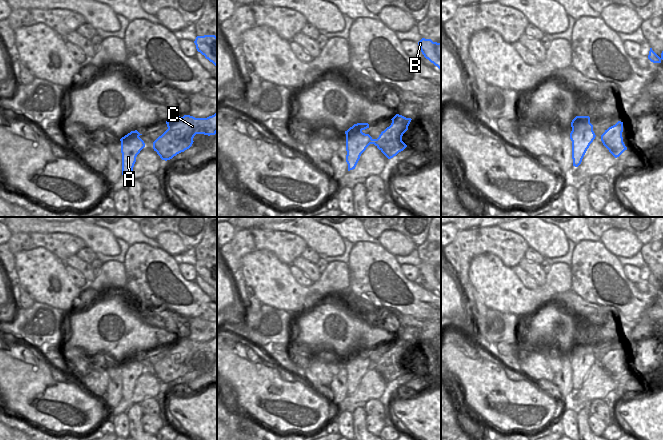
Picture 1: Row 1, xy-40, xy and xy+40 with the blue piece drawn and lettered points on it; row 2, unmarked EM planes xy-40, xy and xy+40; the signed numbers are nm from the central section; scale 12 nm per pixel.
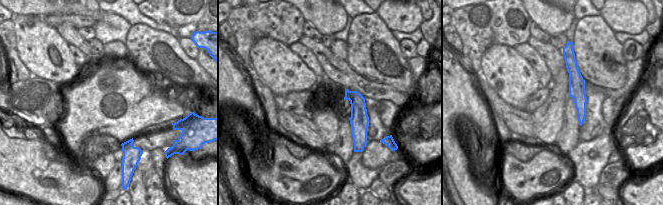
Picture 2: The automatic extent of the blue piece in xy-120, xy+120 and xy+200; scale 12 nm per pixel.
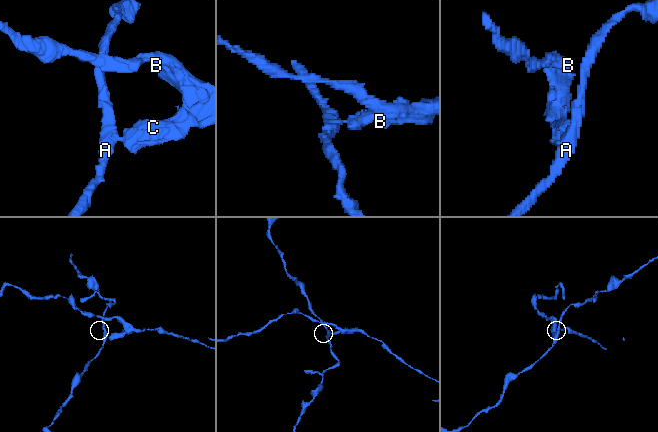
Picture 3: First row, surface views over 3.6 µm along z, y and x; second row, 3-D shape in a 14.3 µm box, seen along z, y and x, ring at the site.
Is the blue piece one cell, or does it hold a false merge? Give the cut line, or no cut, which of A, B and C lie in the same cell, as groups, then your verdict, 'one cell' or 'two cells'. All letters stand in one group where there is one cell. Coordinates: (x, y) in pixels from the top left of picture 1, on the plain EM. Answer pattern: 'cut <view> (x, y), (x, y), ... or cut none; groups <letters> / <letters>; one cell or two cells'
cut xy (377, 363), (374, 368); groups A / B C; two cells

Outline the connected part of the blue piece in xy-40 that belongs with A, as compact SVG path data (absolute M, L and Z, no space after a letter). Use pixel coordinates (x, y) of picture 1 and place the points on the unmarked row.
M137 354L131 355L120 363L122 377L122 399L130 399L133 395L136 381L145 371L144 365L139 361Z

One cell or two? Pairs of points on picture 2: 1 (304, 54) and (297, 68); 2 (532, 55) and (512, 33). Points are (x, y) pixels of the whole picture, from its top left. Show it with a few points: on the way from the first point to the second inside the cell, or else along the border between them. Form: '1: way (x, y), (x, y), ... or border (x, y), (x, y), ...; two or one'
1: border (288, 46), (316, 77); two
2: border (526, 41), (514, 47); two

